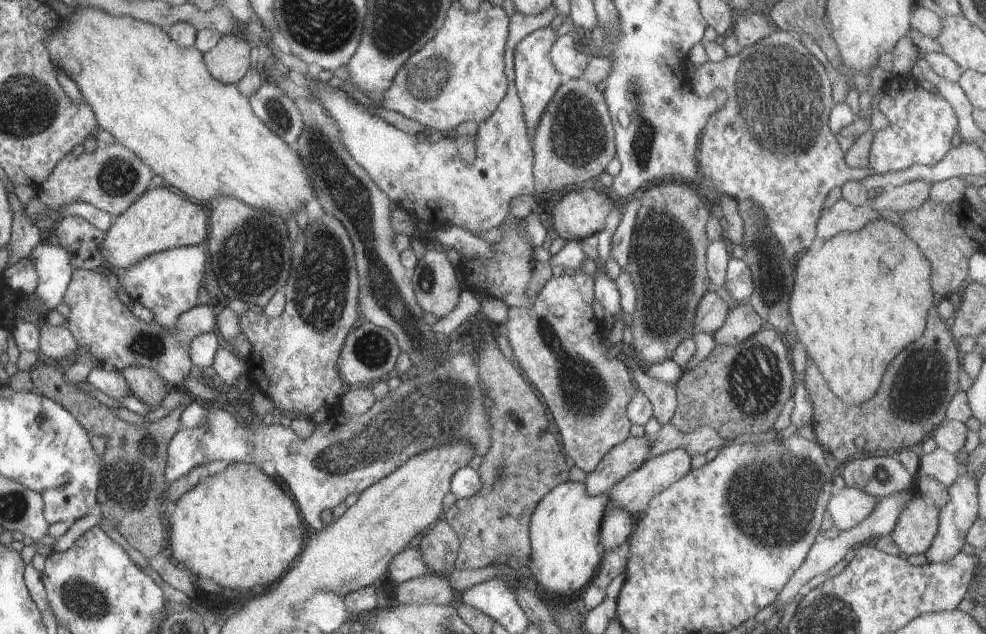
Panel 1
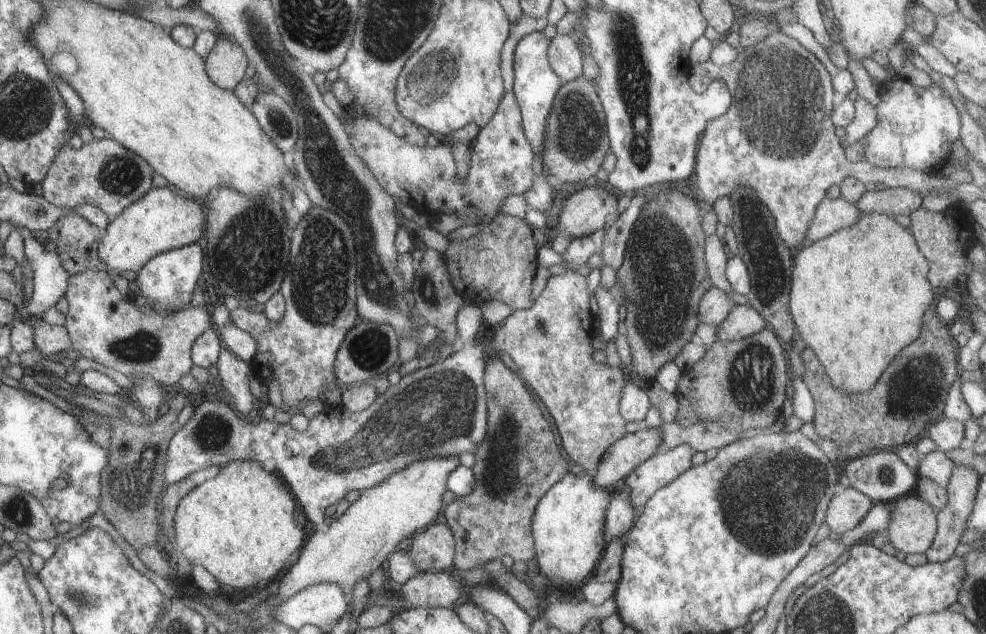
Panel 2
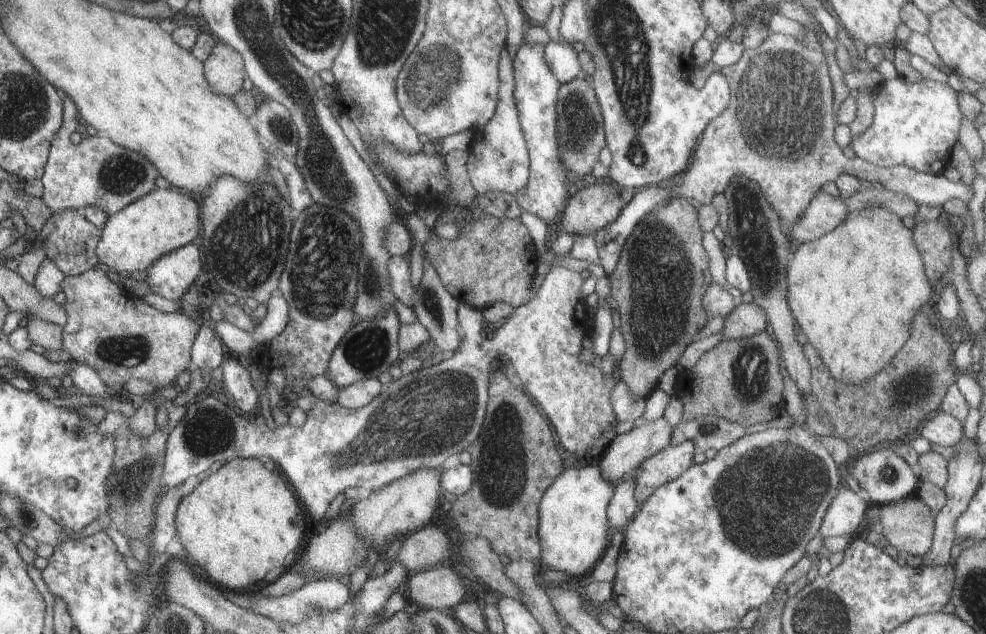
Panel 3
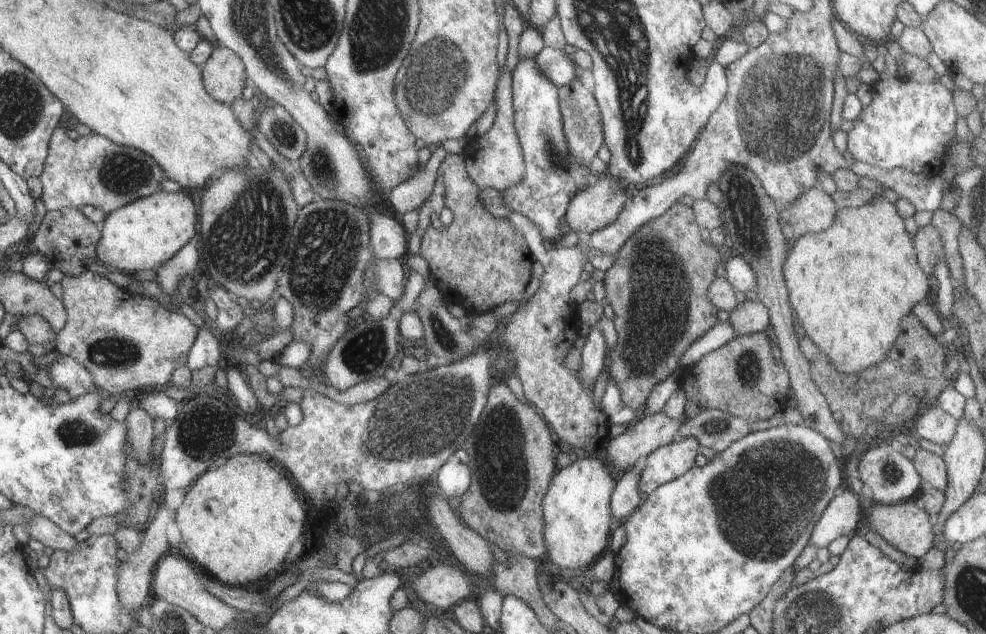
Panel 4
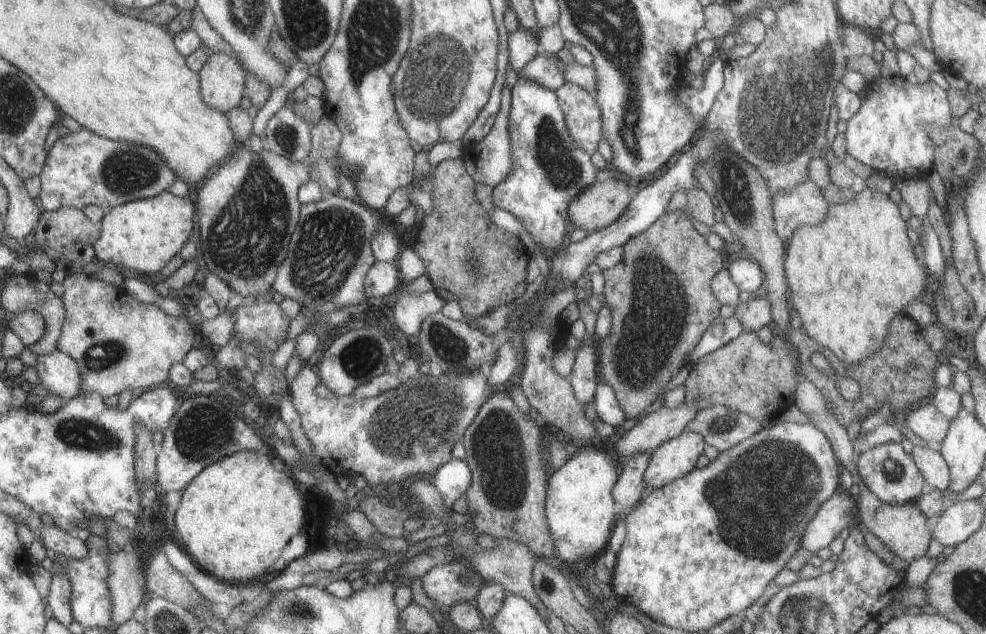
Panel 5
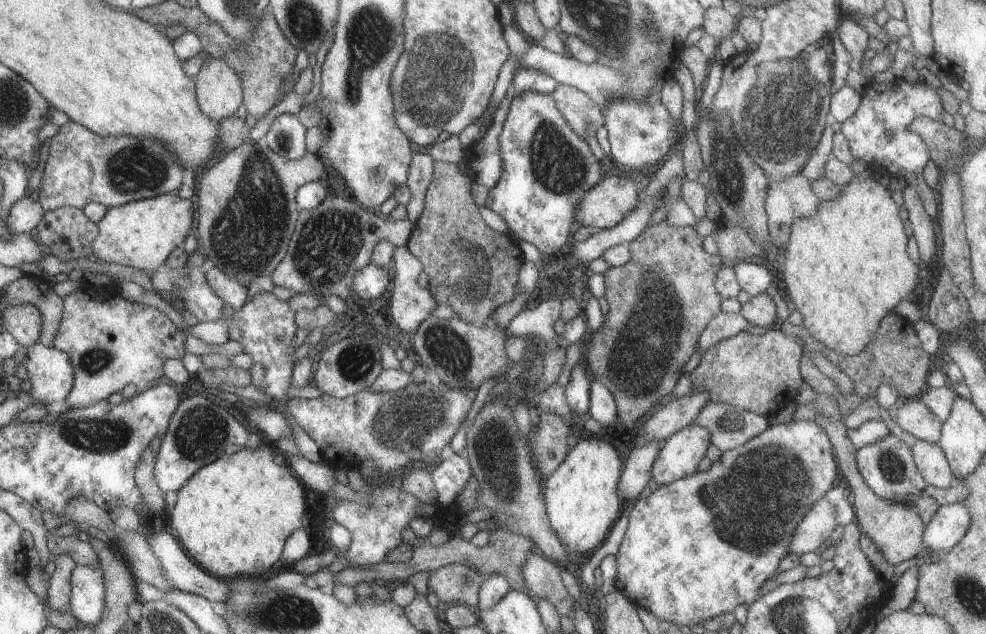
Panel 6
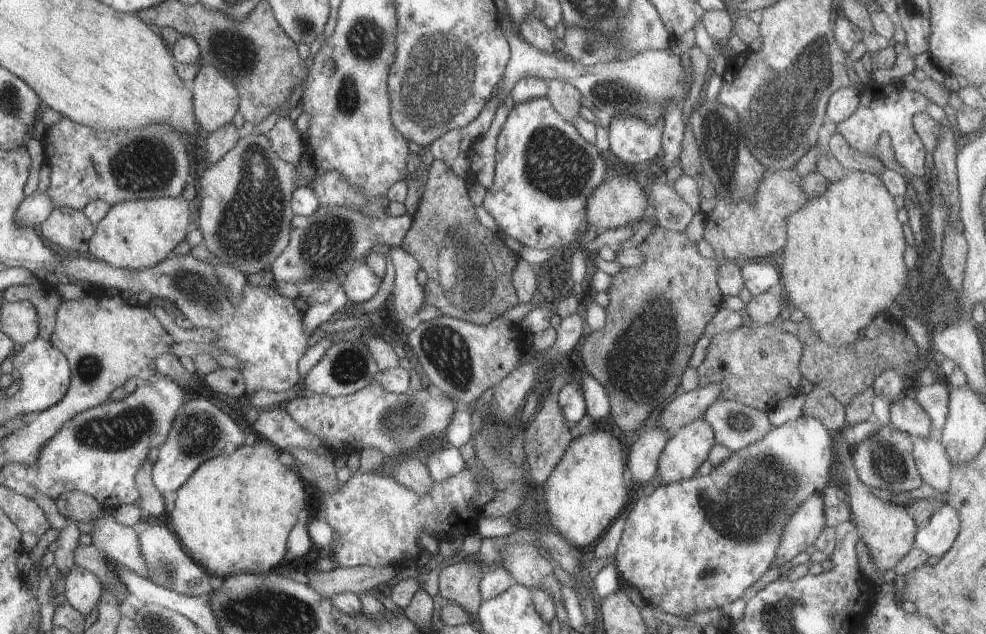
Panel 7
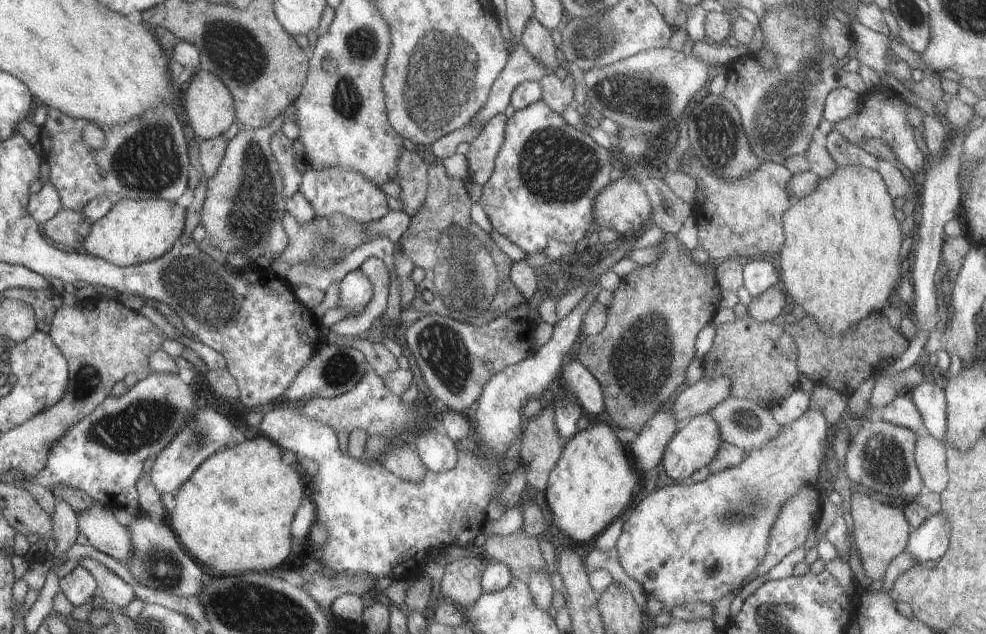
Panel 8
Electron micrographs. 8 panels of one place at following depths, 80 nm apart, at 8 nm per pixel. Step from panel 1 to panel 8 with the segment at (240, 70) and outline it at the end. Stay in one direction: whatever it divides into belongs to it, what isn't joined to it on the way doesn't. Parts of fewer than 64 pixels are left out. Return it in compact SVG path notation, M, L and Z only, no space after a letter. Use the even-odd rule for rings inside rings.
M202 68L194 71L192 83L184 93L182 110L186 112L191 136L198 140L211 139L224 134L238 116L232 90L218 75Z

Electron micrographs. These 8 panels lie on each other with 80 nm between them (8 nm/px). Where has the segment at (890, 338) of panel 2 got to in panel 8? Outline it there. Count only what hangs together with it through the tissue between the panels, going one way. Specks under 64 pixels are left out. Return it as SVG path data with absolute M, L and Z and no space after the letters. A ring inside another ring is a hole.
M839 166L836 172L828 178L822 179L816 190L807 197L801 198L798 202L786 210L783 214L783 231L785 232L784 246L780 251L780 282L782 282L782 291L788 294L796 304L804 308L806 315L815 318L815 323L820 330L828 336L848 334L850 326L863 321L868 315L882 310L888 304L888 298L891 294L896 293L899 287L900 279L900 245L903 241L900 229L900 222L896 218L897 209L894 207L894 201L887 189L886 183L878 170L872 170L863 166Z

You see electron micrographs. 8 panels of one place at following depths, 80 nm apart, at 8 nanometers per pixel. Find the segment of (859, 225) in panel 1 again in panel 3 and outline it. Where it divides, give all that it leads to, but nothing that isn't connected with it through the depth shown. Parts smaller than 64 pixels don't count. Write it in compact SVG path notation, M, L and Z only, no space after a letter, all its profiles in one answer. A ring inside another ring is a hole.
M821 190L801 220L791 229L788 238L793 245L797 245L825 236L844 223L849 212L841 197L833 198Z

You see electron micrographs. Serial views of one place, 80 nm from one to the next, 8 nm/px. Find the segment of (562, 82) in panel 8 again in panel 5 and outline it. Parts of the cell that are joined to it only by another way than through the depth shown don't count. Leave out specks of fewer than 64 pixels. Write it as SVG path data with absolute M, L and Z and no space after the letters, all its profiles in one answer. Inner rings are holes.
M564 83L555 90L555 93L566 113L566 123L571 137L591 156L596 152L598 143L603 138L599 104L588 90L576 83Z

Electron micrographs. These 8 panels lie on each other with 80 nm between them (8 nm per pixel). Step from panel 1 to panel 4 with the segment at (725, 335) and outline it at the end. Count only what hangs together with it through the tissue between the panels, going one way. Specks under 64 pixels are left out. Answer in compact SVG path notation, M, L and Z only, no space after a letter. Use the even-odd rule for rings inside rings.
M760 301L738 303L730 312L727 320L737 335L762 333L769 330L769 312Z

